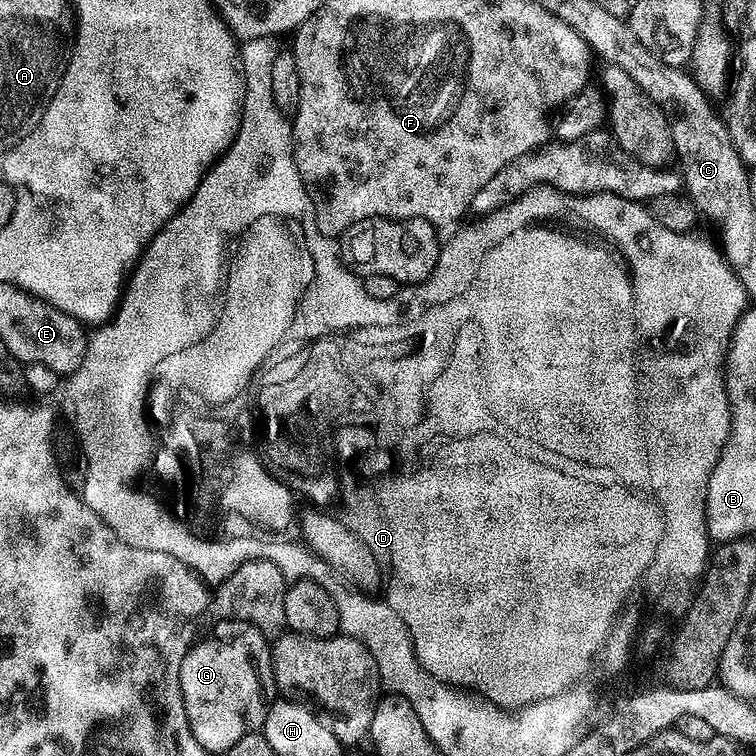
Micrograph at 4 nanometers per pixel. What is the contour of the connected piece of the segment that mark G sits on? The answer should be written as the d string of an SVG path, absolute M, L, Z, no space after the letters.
M244 630L233 640L204 640L192 645L180 671L186 716L198 742L210 754L223 754L246 734L260 732L268 704L260 676L271 677L272 650L269 637L259 630Z

